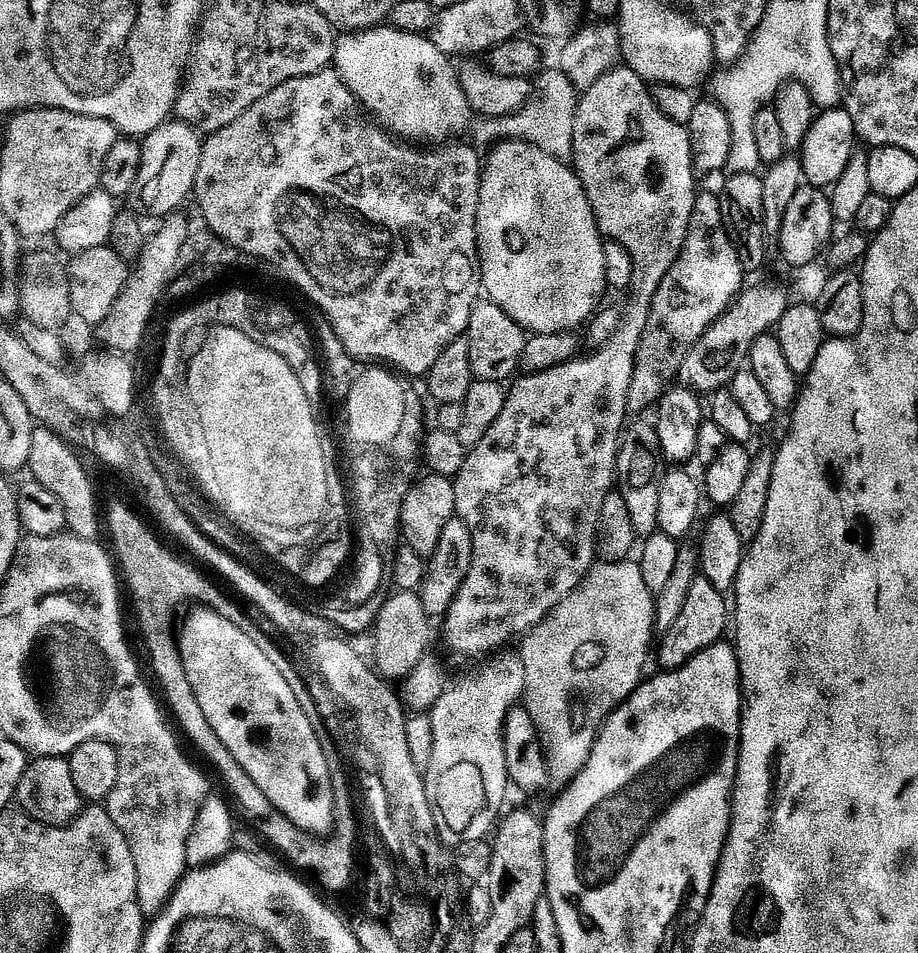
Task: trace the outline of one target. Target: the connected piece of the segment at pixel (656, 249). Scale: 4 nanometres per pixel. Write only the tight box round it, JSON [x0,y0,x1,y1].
[442,66,698,661]

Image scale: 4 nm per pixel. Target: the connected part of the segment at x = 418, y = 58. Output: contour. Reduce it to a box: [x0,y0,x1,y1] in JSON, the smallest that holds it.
[335,26,474,142]

